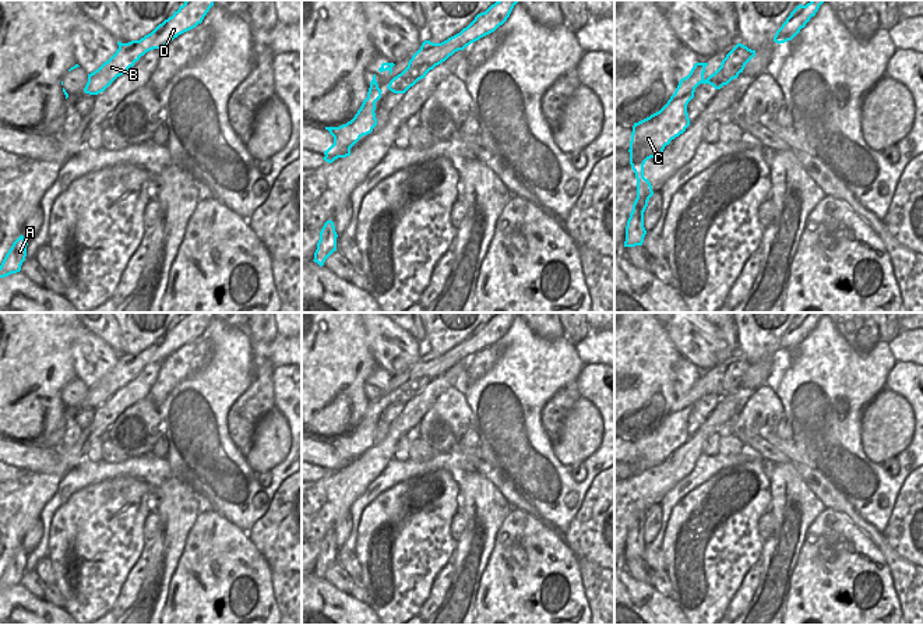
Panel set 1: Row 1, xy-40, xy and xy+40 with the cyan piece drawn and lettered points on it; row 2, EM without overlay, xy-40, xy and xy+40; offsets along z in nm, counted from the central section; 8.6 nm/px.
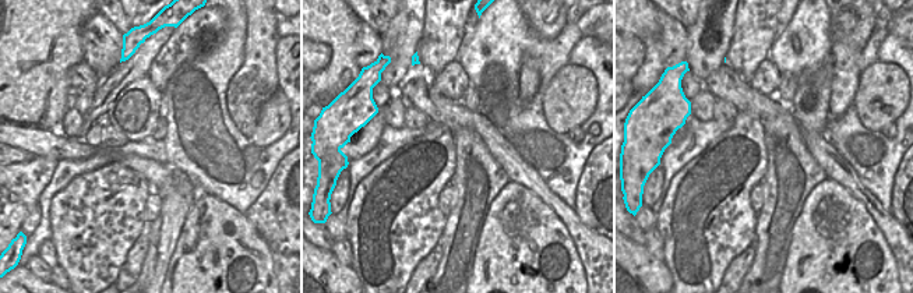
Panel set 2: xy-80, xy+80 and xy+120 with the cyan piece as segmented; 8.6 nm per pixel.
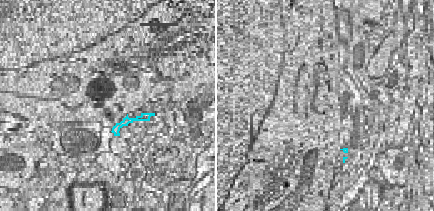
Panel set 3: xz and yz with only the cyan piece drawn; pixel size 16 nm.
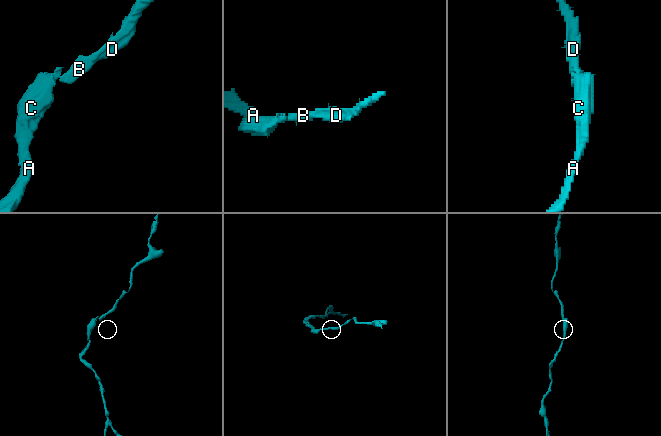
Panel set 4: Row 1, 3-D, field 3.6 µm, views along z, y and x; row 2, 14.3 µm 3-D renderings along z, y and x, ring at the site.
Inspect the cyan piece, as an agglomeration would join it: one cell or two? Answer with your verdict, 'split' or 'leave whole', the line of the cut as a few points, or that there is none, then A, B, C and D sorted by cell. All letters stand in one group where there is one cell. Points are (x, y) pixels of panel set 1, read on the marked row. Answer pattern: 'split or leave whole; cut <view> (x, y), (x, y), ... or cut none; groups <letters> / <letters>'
leave whole; cut none; groups A B C D

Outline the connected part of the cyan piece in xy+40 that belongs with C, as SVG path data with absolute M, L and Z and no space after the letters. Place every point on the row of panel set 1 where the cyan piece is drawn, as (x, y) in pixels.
M737 43L722 60L721 67L704 78L708 63L695 63L690 74L680 80L667 103L649 117L634 123L630 141L630 165L637 179L637 198L626 226L624 247L642 246L647 230L644 212L654 195L652 186L644 177L644 165L651 158L663 156L663 149L690 126L687 105L694 98L700 84L709 84L721 89L743 73L746 64L755 56L755 50Z

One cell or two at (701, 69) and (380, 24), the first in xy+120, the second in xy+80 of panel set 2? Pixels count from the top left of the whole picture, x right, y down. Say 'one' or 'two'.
two

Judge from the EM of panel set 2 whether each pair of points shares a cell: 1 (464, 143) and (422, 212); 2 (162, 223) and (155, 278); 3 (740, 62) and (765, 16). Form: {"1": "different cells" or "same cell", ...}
{"1": "different cells", "2": "same cell", "3": "same cell"}

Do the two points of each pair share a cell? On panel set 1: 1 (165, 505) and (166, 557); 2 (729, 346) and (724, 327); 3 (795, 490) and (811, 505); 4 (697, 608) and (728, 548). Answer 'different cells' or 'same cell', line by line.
1: same cell
2: same cell
3: same cell
4: same cell

